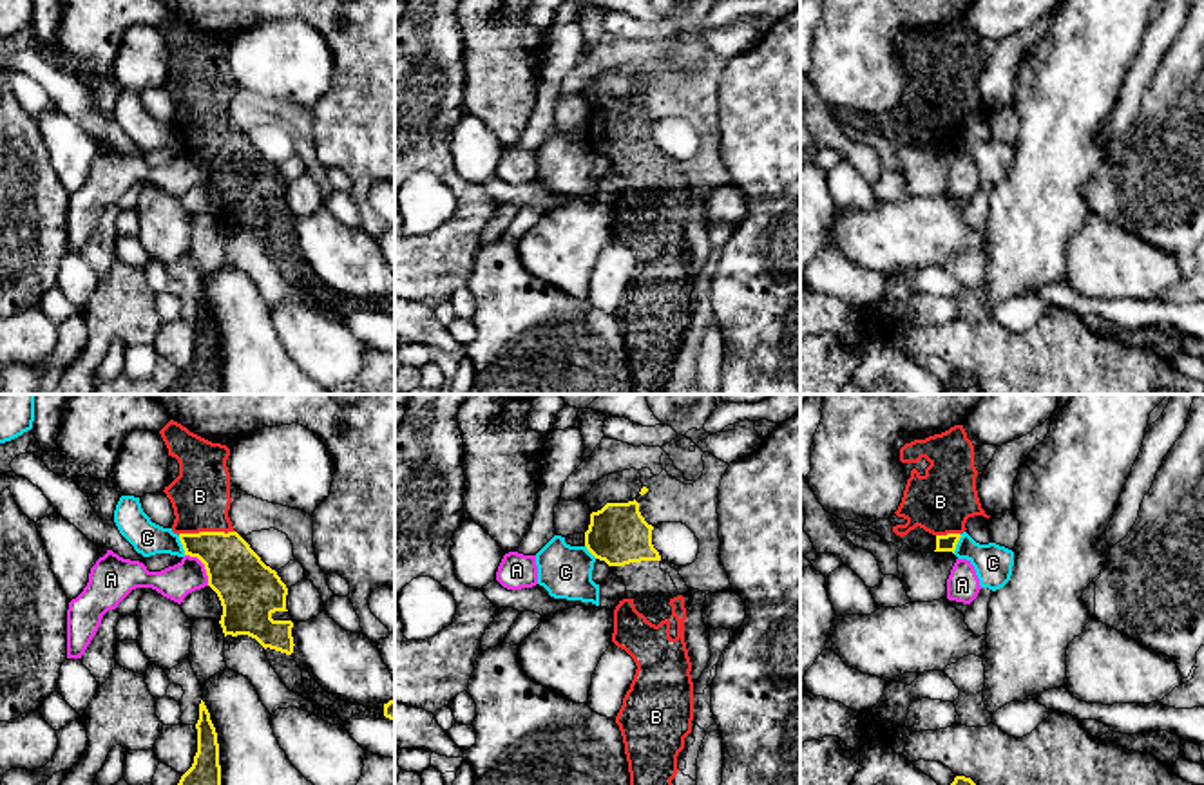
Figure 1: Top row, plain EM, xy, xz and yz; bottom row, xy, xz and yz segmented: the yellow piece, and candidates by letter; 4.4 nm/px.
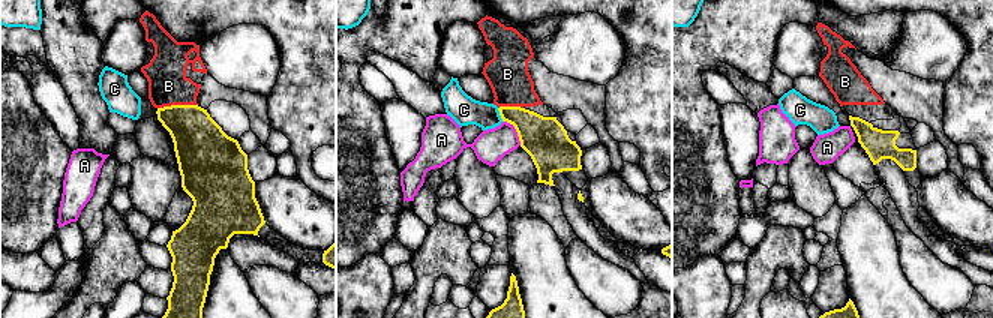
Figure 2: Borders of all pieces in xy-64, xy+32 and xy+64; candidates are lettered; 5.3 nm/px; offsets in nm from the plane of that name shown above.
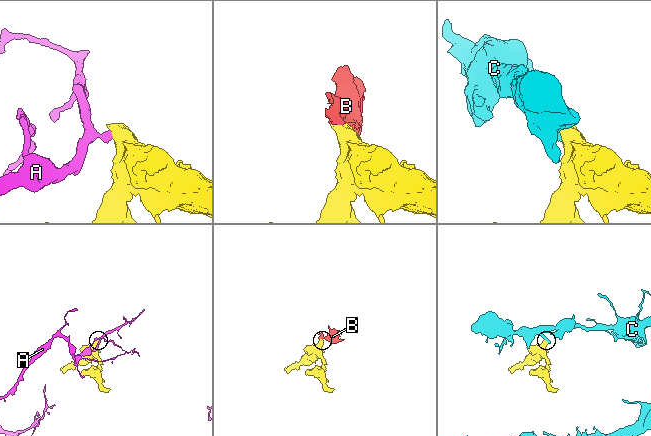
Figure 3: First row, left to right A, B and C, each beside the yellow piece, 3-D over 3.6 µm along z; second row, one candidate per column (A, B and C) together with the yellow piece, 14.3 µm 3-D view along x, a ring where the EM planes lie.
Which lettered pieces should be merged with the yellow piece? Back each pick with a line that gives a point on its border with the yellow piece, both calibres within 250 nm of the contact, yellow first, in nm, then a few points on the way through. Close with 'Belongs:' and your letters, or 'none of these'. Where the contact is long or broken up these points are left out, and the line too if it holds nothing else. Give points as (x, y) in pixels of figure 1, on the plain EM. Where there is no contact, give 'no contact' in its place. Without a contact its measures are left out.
B: xy (205, 127) | 240/260 nm | across xy (238, 170), (227, 151), (205, 127), (200, 91)
Belongs: B

